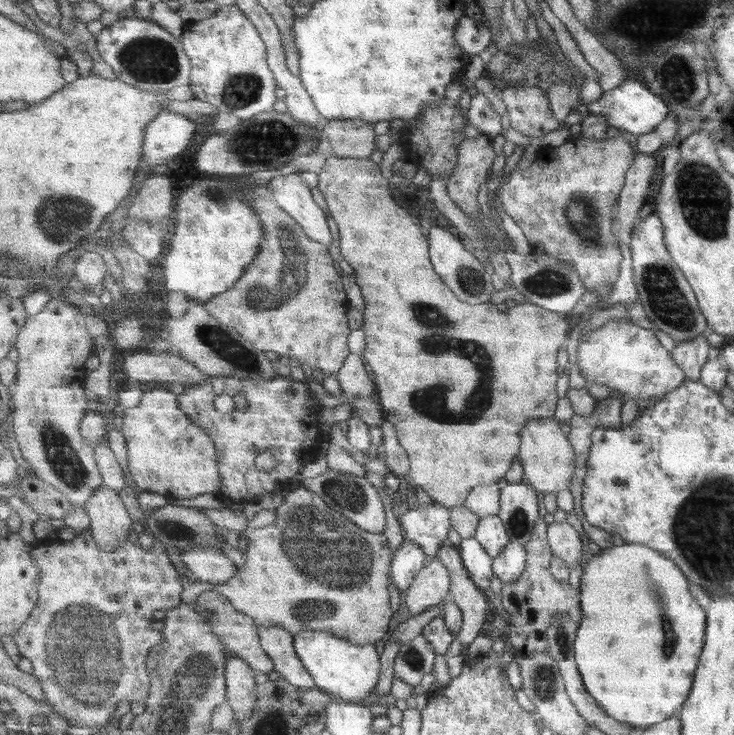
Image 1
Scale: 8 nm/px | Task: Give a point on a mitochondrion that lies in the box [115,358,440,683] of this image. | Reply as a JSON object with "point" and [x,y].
{"point":[305,530]}

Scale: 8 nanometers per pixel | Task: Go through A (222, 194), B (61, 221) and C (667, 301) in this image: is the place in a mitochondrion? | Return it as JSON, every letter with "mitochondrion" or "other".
{"A":"mitochondrion","B":"mitochondrion","C":"mitochondrion"}

